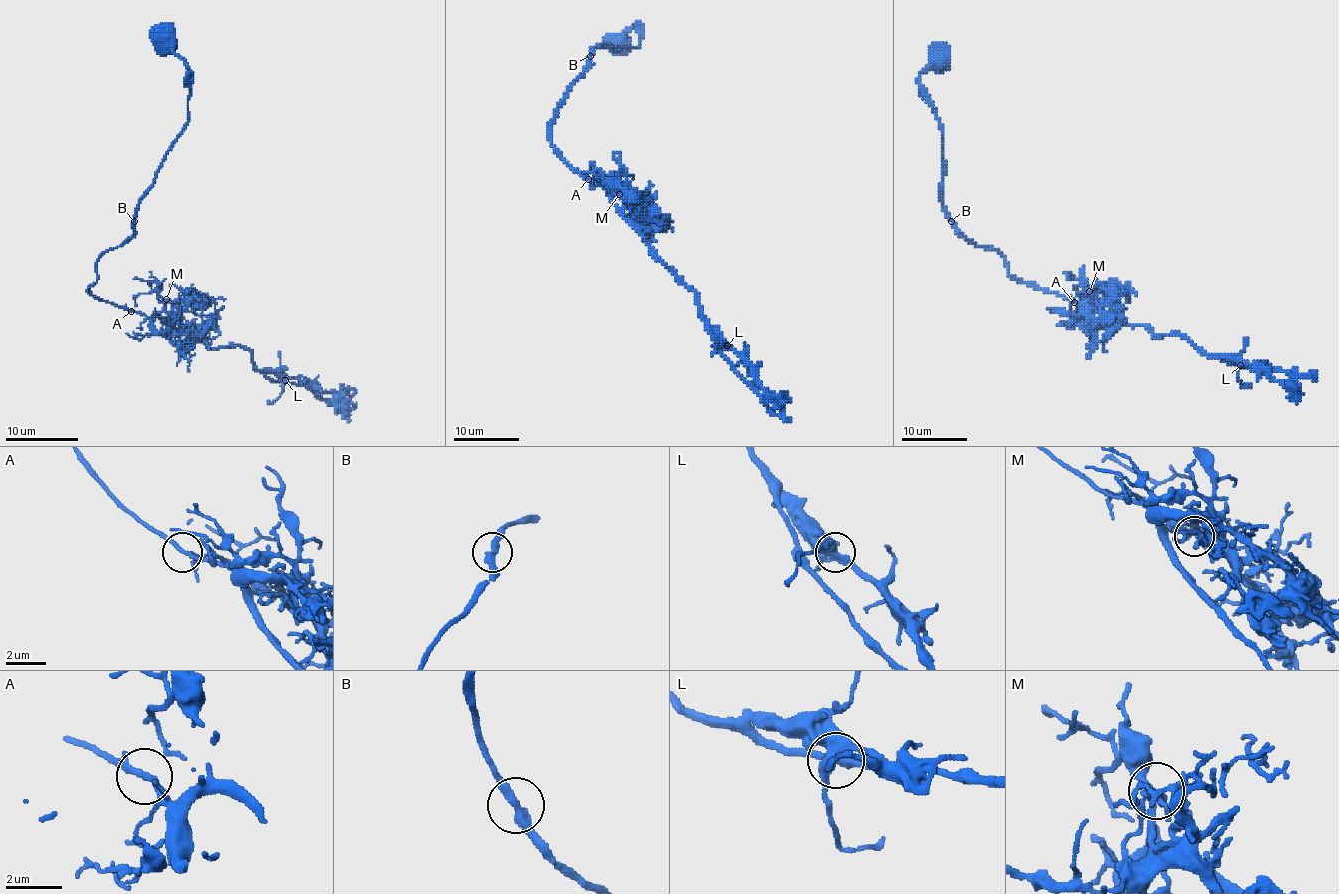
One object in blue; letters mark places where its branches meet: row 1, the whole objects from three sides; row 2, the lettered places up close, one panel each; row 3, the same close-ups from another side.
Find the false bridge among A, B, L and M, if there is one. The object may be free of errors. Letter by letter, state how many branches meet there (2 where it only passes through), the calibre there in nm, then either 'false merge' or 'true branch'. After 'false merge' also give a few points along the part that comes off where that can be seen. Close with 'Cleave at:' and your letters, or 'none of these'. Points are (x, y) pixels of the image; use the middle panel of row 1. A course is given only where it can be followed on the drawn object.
A: 3 | 170 nm | true branch
B: 2 | 360 nm | true branch
L: 3 | 340 nm | true branch
M: 3 | 240 nm | true branch
Cleave at: none of these

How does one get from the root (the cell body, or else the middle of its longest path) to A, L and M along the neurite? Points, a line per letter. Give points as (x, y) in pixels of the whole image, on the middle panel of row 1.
A: (622, 45), (637, 24), (639, 47), (591, 52), (591, 63), (550, 124), (554, 148), (588, 179)
L: (622, 45), (637, 24), (639, 47), (591, 52), (550, 140), (604, 186), (727, 345)
M: (622, 45), (637, 24), (639, 47), (591, 52), (591, 63), (550, 124), (554, 148), (619, 194)

